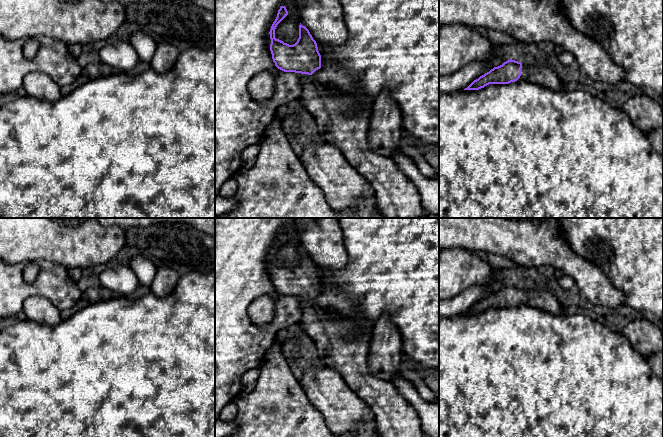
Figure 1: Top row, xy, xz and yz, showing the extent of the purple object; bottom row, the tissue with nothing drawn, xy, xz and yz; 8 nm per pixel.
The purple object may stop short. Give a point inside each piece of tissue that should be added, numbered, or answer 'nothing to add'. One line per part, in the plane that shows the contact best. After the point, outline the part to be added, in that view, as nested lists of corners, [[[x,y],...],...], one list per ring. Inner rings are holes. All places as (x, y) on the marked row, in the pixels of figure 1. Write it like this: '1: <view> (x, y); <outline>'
1: yz (534, 72); [[[534,61],[522,63],[520,78],[524,81],[556,91],[562,90],[566,82],[561,80],[555,70],[550,66]]]

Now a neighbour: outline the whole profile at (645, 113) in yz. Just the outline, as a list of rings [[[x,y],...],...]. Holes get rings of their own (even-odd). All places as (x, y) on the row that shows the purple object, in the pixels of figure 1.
[[[634,92],[621,108],[631,123],[646,135],[663,127],[663,109],[656,96]]]

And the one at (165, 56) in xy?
[[[157,44],[155,53],[150,61],[150,68],[159,74],[167,73],[173,68],[179,54],[179,49],[172,44]]]

